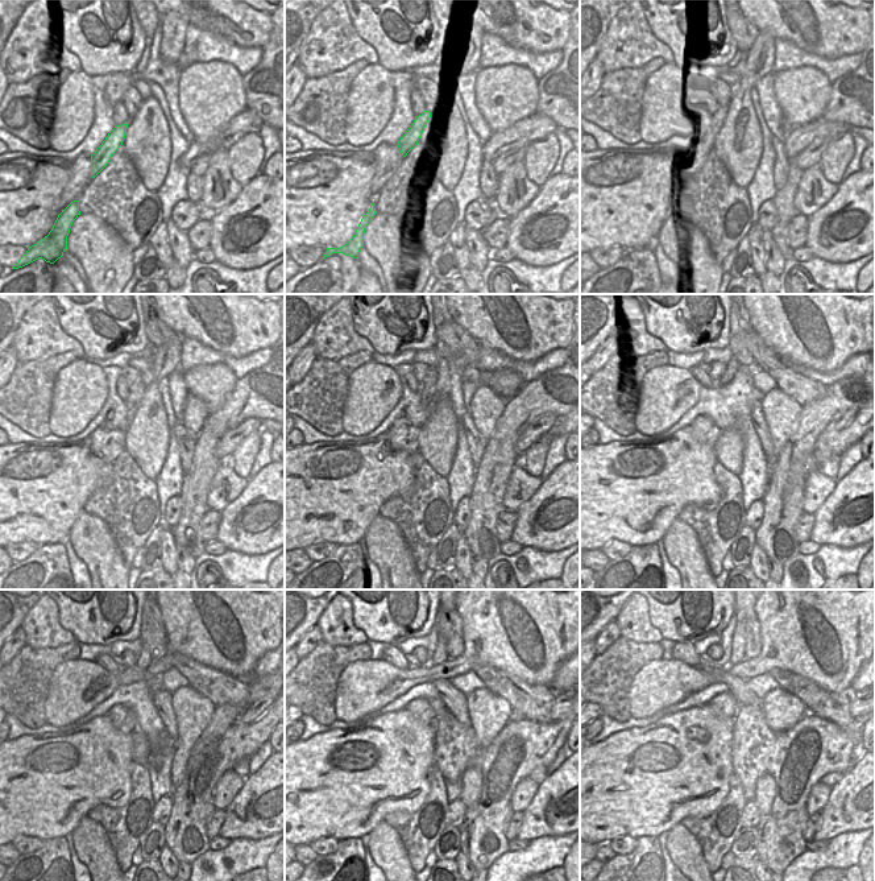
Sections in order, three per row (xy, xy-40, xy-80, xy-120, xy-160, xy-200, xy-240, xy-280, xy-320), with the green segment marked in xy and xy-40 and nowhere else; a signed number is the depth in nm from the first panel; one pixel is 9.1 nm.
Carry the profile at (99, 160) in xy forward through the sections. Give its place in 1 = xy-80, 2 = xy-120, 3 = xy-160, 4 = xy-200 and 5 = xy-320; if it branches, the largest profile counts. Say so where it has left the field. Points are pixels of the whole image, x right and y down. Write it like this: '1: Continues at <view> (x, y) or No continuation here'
1: Continues at xy-80 (714, 124)
2: Continues at xy-120 (135, 396)
3: Continues at xy-160 (428, 392)
4: Continues at xy-200 (733, 364)
5: Continues at xy-320 (742, 616)

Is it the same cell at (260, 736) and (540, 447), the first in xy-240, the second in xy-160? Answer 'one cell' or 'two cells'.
two cells

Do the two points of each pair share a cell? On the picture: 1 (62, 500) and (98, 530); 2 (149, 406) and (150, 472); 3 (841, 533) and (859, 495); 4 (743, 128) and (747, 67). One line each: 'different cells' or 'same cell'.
1: different cells
2: same cell
3: same cell
4: same cell

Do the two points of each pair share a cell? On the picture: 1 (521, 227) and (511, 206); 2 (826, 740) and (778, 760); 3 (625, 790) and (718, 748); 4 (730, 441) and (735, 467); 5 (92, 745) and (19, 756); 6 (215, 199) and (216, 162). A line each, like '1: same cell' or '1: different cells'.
1: different cells
2: same cell
3: same cell
4: same cell
5: same cell
6: same cell

